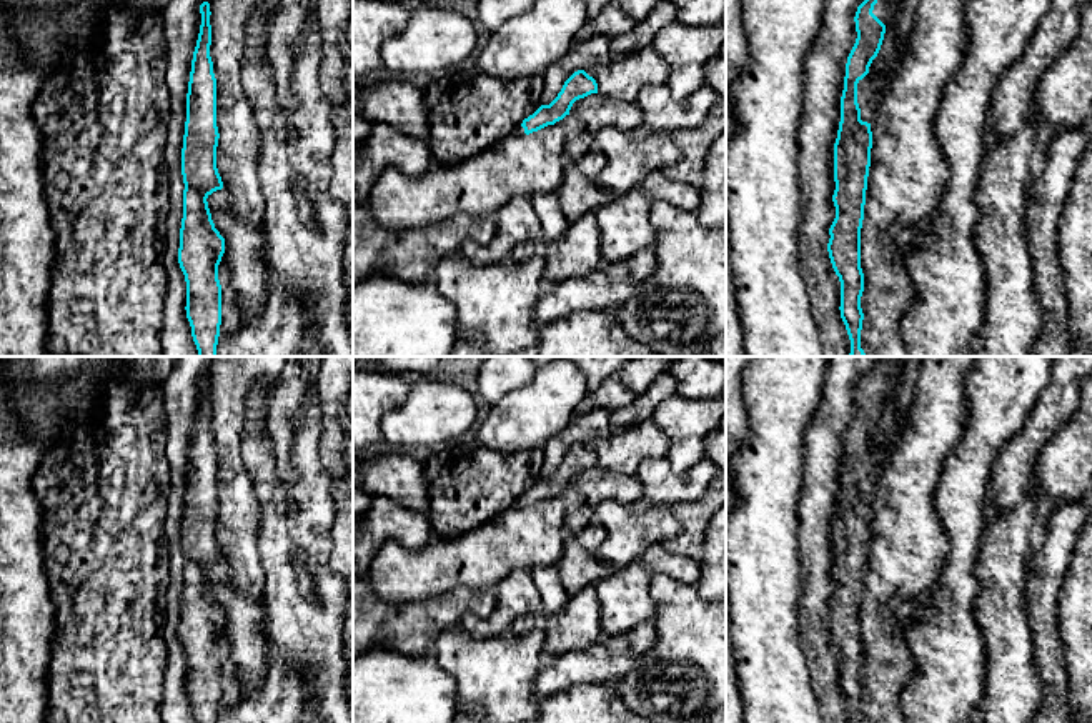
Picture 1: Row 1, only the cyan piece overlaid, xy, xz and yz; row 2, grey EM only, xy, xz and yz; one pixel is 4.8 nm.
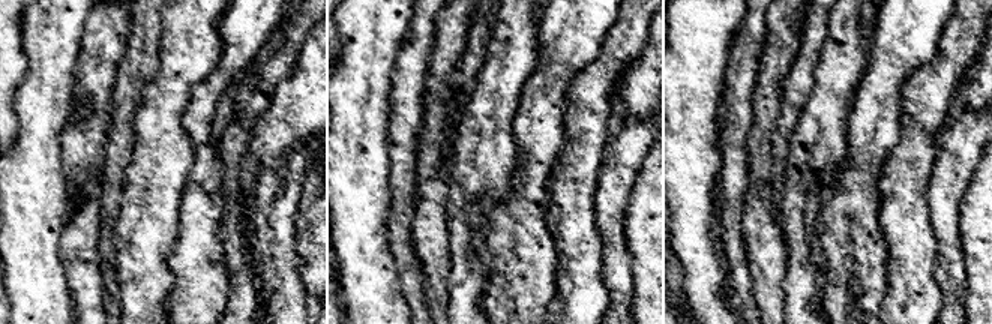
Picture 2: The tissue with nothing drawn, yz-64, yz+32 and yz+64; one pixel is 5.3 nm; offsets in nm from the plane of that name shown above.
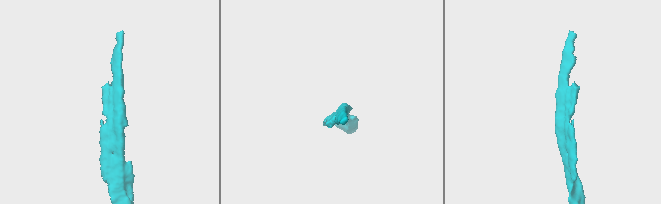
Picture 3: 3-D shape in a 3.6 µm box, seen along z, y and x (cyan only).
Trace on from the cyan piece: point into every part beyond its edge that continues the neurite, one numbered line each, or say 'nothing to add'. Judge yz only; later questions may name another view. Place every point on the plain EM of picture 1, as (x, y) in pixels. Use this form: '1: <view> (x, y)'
1: yz (896, 375)

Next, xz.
nothing to add

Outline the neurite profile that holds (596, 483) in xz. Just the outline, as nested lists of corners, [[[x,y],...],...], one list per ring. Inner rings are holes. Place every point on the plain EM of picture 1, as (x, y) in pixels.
[[[591,466],[576,473],[569,486],[584,496],[584,506],[573,510],[564,518],[568,535],[591,525],[593,511],[601,501],[611,500],[631,506],[643,496],[643,485],[638,475],[616,473],[601,466]]]

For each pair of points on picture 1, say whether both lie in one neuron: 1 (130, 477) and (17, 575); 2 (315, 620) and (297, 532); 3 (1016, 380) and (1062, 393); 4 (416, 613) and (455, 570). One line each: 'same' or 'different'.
1: different
2: same
3: different
4: different

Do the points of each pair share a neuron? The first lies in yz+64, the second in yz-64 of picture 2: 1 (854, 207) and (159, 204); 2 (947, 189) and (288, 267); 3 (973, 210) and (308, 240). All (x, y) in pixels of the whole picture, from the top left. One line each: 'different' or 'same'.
1: different
2: same
3: same

